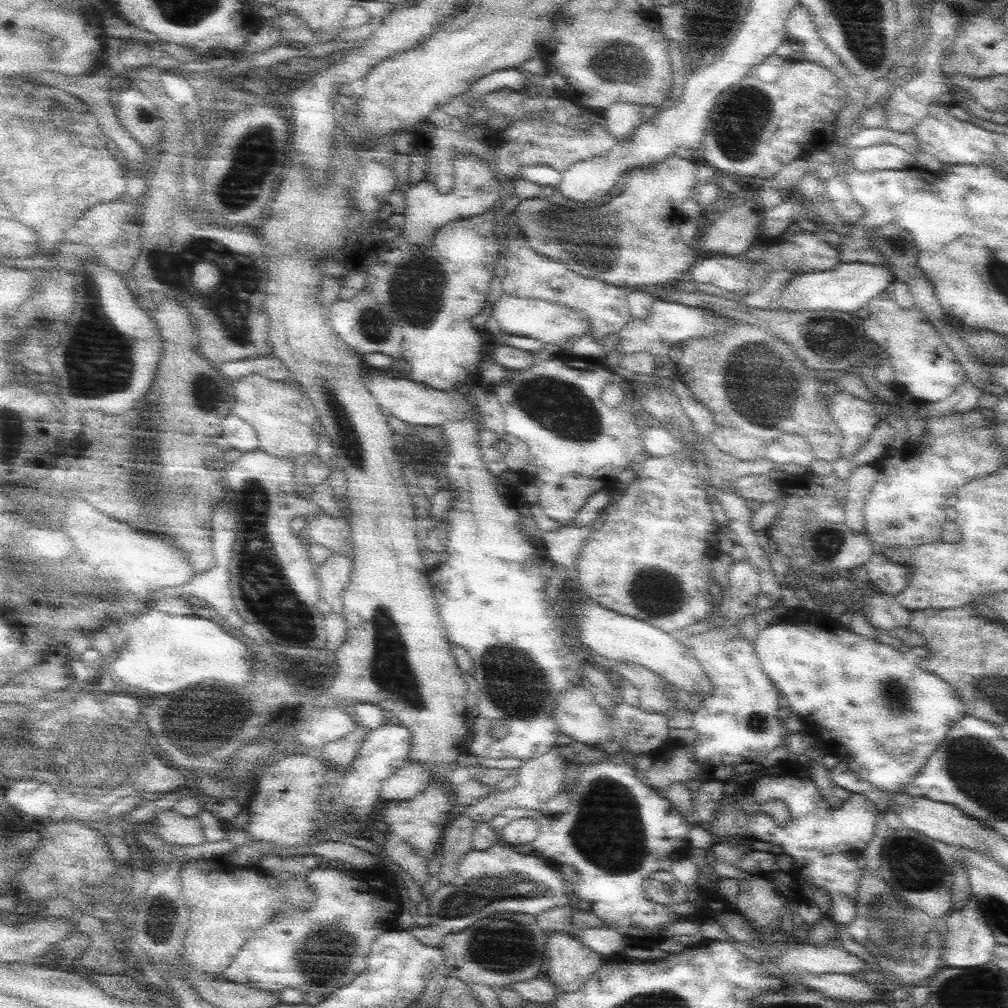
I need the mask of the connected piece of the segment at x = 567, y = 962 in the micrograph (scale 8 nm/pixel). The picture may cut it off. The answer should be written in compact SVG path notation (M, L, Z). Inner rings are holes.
M552 932L548 936L548 960L545 974L558 994L574 992L584 986L594 971L602 967L602 954L582 944L572 933Z

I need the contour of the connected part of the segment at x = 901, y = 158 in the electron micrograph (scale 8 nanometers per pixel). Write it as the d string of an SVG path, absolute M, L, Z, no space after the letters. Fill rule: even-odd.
M880 144L856 149L856 154L852 156L850 163L858 172L900 170L917 167L917 157L918 155L912 155L899 146Z

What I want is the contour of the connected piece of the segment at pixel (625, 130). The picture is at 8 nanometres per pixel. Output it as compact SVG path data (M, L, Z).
M616 104L608 108L603 117L606 127L612 131L617 141L624 141L634 135L635 129L643 120L643 107L640 104Z

